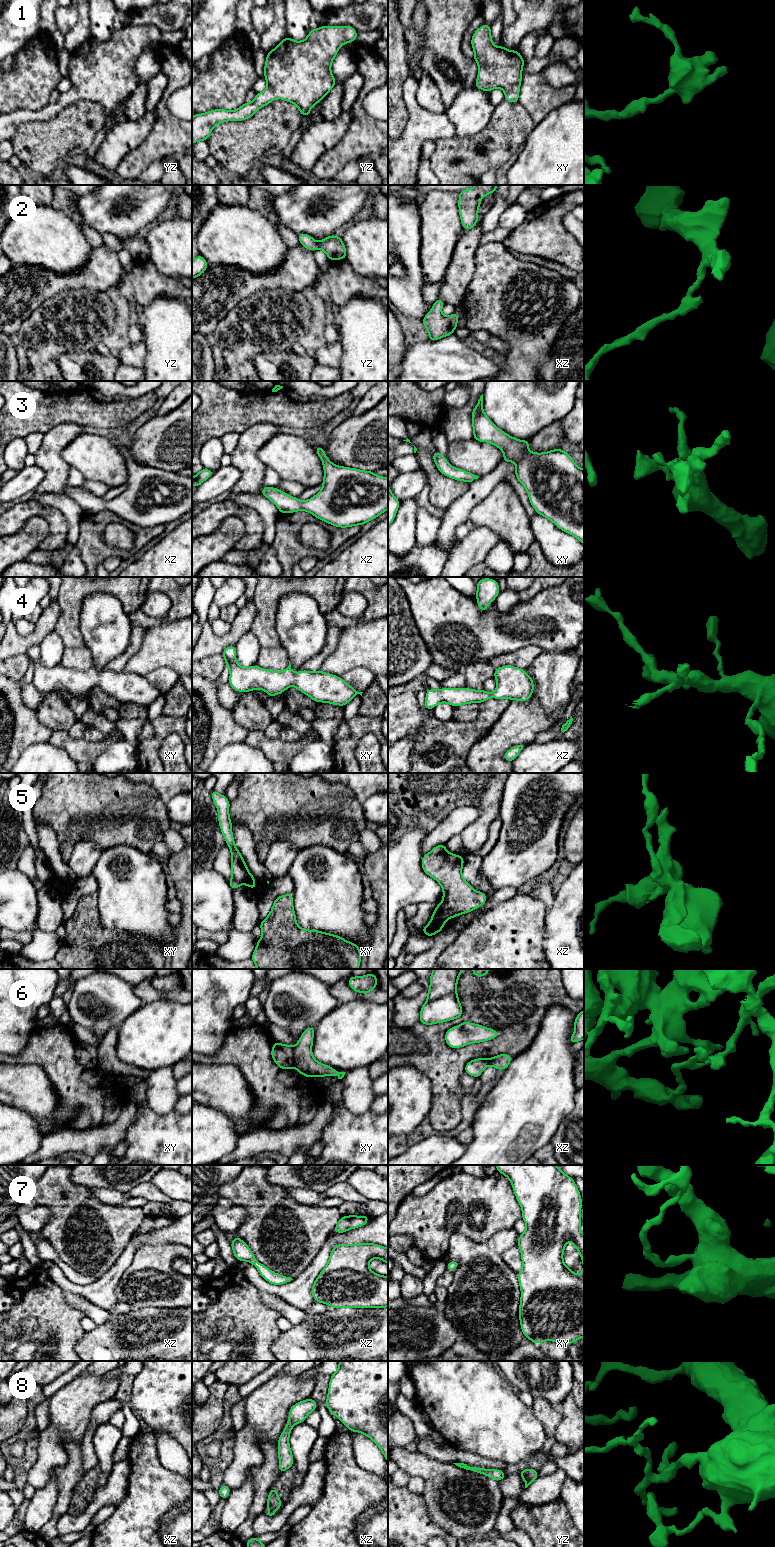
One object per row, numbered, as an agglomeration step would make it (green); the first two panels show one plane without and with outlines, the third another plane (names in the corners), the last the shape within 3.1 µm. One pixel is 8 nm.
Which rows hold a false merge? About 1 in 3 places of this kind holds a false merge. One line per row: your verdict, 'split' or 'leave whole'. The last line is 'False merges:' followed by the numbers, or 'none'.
1: leave whole
2: leave whole
3: leave whole
4: leave whole
5: split
6: split
7: leave whole
8: leave whole
False merges: 5, 6

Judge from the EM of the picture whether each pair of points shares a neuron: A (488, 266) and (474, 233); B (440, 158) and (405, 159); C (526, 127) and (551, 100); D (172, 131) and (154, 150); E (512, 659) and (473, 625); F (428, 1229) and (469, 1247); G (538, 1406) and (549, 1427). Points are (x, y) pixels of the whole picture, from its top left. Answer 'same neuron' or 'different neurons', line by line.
A: different neurons
B: different neurons
C: different neurons
D: same neuron
E: different neurons
F: different neurons
G: same neuron

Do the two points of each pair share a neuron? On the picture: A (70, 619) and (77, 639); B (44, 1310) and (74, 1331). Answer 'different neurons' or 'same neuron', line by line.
A: same neuron
B: same neuron

